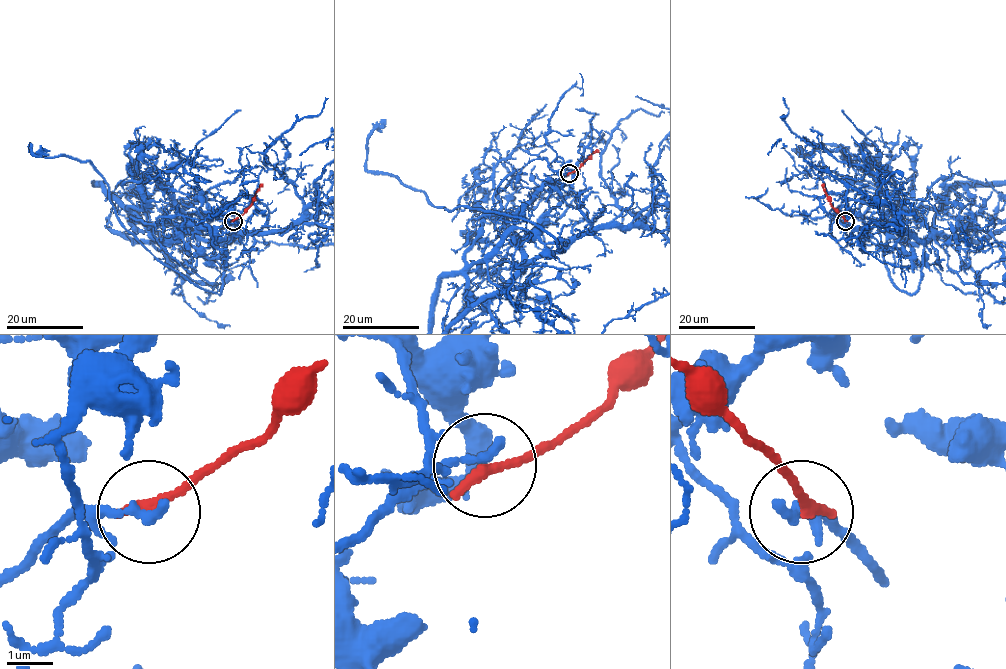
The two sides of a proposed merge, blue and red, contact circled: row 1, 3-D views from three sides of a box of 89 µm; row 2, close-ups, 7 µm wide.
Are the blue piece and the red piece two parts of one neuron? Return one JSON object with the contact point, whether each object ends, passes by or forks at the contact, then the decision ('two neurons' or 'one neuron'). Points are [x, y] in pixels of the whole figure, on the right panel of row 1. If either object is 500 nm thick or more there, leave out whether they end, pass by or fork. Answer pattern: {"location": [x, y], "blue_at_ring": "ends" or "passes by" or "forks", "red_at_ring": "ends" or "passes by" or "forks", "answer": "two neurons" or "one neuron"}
{"location": [845, 221], "blue_at_ring": "ends", "red_at_ring": "ends", "answer": "two neurons"}

